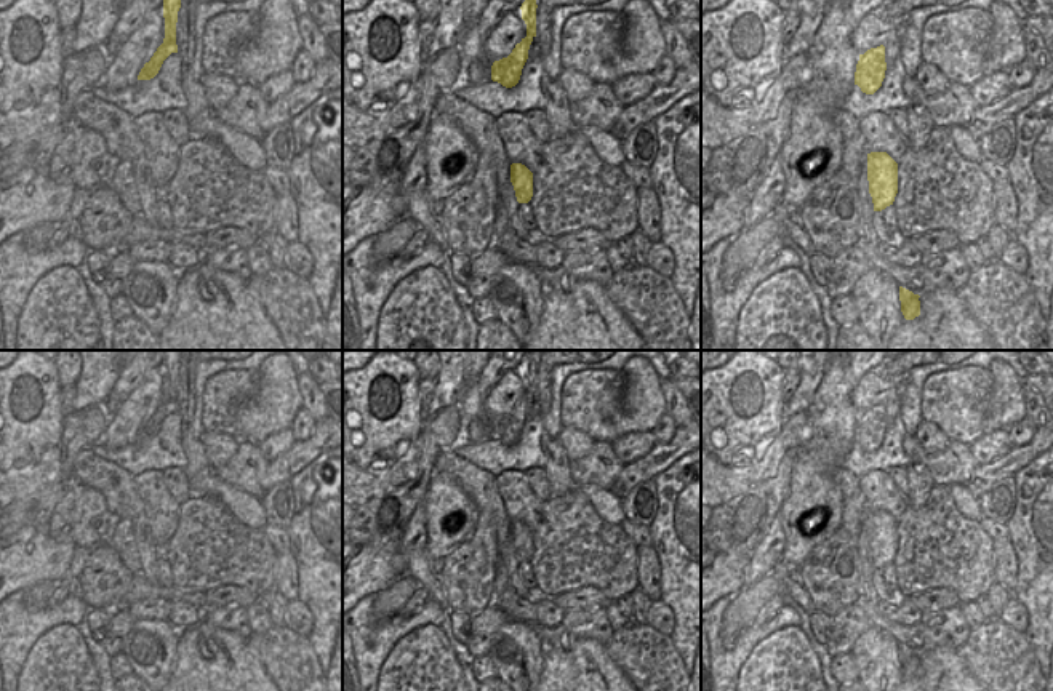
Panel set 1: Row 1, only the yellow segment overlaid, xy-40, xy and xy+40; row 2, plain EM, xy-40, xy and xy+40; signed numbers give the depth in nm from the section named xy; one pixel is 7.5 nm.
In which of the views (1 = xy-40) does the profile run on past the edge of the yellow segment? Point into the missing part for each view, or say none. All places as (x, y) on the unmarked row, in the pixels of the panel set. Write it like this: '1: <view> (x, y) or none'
1: none

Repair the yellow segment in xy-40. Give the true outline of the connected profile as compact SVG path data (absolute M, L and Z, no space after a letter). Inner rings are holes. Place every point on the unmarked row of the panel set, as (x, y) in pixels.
M165 350L163 353L163 376L165 376L165 397L163 401L157 406L149 421L141 427L138 438L150 438L154 437L163 419L171 413L178 411L176 403L176 381L178 369L181 366L181 353L182 350Z

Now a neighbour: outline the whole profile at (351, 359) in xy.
M342 350L342 374L362 369L379 350Z

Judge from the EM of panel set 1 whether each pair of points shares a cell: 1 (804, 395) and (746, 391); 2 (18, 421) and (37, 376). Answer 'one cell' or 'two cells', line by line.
1: two cells
2: one cell

